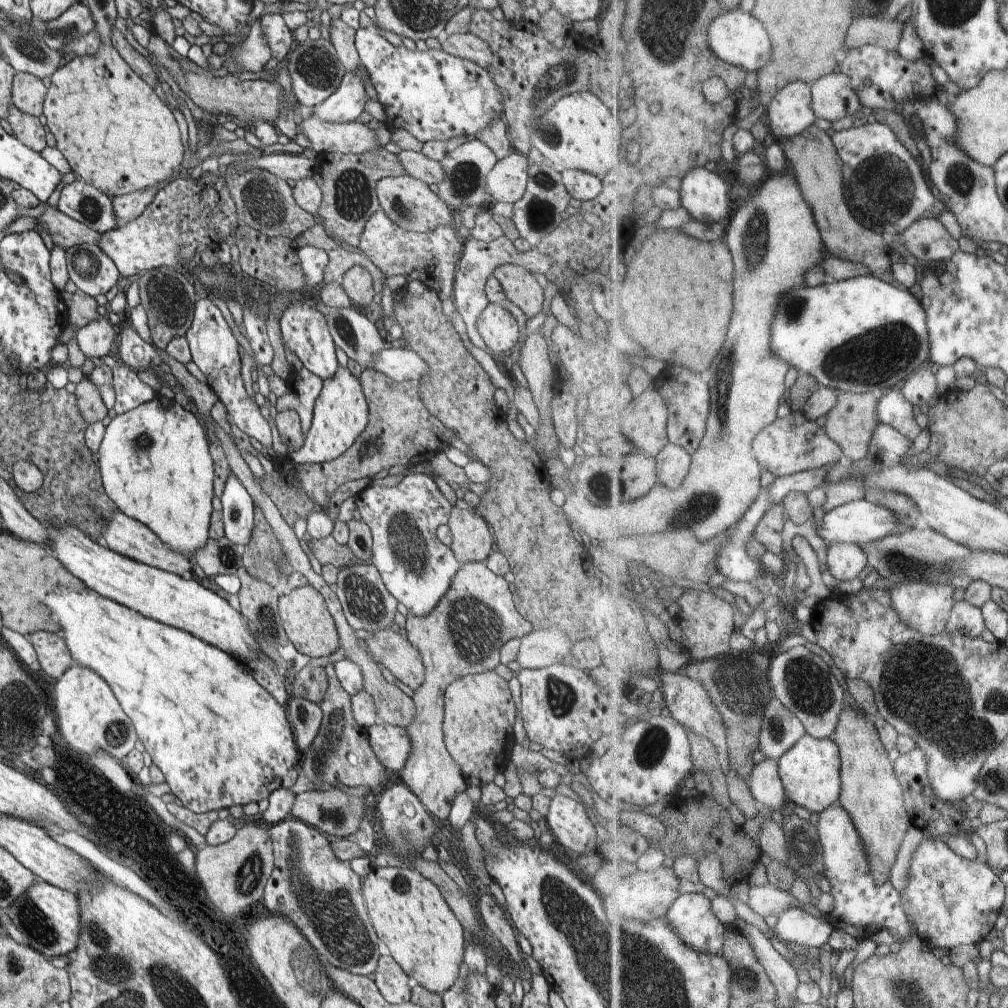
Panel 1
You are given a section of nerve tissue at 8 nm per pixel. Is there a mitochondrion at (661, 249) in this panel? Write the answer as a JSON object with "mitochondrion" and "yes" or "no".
{"mitochondrion":"no"}

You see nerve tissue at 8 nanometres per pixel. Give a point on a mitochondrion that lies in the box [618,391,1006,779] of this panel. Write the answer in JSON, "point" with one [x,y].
{"point":[739,683]}

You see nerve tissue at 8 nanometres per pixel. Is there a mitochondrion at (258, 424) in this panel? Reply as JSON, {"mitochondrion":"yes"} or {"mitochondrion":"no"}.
{"mitochondrion":"no"}

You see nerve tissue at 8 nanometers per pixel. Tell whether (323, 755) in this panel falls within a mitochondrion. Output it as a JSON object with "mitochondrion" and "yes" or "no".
{"mitochondrion":"yes"}

